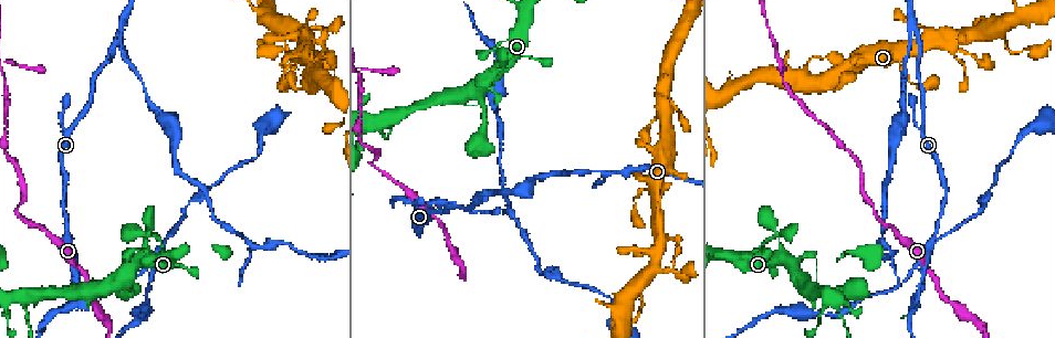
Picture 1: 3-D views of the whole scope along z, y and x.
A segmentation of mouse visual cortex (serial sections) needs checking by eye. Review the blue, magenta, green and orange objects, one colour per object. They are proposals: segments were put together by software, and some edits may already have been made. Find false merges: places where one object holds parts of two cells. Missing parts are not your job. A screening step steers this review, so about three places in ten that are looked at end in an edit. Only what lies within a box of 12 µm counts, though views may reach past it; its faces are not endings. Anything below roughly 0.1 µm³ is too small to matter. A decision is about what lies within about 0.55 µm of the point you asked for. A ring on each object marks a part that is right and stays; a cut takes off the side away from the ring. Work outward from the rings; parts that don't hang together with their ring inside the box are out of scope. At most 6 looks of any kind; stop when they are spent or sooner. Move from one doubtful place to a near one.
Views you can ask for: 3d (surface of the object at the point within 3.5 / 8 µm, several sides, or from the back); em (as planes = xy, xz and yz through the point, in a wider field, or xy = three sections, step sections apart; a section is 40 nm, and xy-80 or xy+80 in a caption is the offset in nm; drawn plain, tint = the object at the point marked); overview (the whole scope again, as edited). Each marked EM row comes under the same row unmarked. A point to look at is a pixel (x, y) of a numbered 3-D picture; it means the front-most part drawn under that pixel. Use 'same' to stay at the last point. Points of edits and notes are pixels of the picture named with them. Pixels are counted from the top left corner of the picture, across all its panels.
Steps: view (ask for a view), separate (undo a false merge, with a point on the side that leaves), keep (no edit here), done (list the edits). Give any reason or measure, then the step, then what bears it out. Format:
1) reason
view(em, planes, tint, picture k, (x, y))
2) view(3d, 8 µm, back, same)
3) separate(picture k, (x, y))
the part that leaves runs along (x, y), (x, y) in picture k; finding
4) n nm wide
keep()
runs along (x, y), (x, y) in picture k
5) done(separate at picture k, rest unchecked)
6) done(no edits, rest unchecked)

a fork
view(3d, 3.5 µm, picture 1, (916, 296))

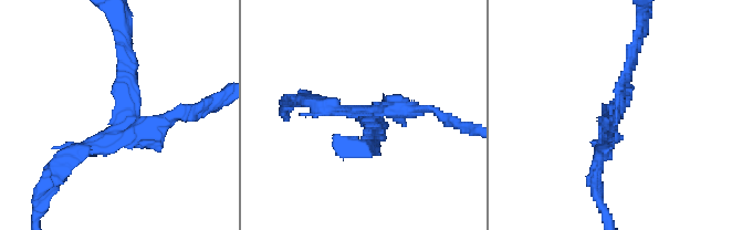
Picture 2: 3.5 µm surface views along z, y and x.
3 arms; arms of 150, 150, 200 nm
view(em, xy, step 5, tint, picture 2, (615, 117))

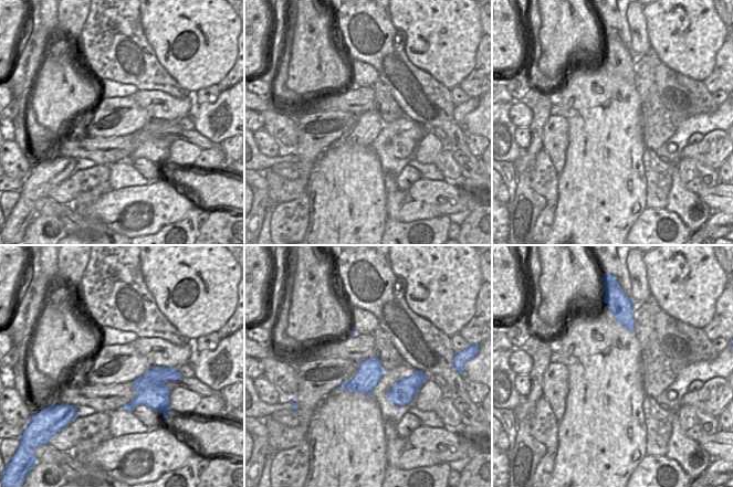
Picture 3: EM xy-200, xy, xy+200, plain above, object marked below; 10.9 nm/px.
separate(picture 2, (176, 112))
the part that leaves runs along (138, 122), (189, 115), (223, 94) in picture 2; a second cell is stuck on

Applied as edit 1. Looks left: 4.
three-way junction
view(3d, 3.5 µm, picture 1, (25, 306))

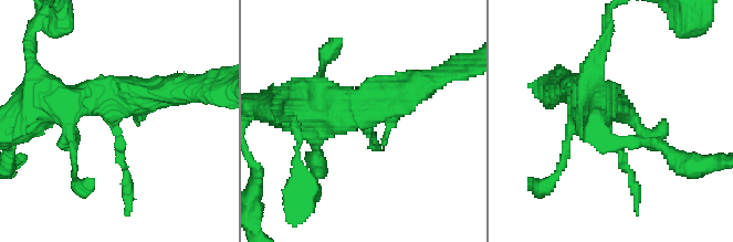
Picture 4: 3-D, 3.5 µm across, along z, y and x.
keep()
runs along (580, 91), (606, 111), (631, 182) in picture 4; all the same cell

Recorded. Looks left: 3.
done(separate at picture 2, rest unchecked)

